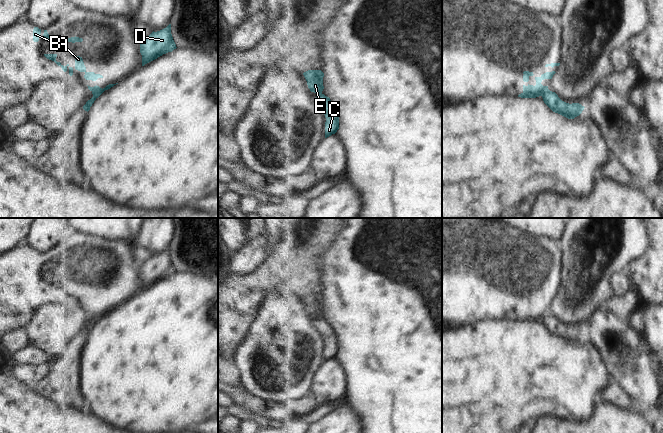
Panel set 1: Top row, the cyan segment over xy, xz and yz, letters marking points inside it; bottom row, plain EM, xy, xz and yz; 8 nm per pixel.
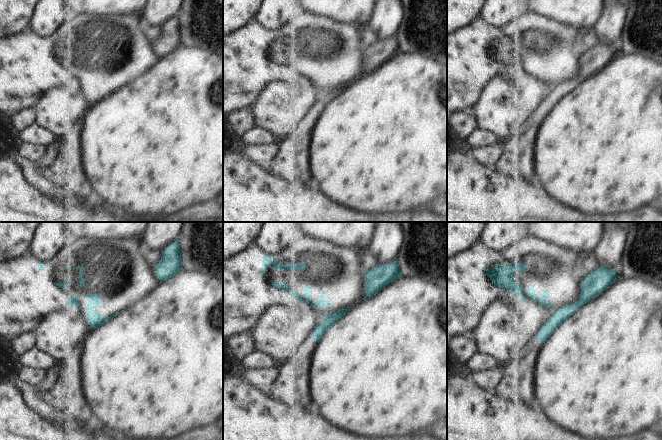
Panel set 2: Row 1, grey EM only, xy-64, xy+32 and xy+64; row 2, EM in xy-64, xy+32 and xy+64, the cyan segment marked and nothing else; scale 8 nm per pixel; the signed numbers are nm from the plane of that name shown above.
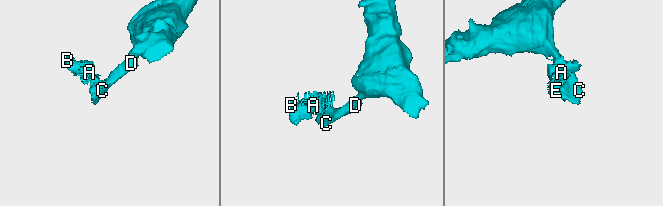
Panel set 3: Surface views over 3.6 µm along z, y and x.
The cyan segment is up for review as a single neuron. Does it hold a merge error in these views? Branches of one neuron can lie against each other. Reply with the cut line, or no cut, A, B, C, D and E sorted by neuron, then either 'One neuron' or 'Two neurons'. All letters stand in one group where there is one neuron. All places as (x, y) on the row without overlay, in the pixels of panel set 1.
Split along xy (103, 314), (93, 320). Groups: A B E / C D. Two neurons.

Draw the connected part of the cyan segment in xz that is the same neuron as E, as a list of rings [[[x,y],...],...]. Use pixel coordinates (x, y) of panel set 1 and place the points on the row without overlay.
[[[308,294],[304,296],[303,299],[307,305],[307,309],[310,315],[316,317],[317,319],[322,318],[324,313],[324,297],[321,294]]]

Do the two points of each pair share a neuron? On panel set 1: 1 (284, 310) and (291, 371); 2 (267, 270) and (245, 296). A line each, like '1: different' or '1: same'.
1: same
2: same

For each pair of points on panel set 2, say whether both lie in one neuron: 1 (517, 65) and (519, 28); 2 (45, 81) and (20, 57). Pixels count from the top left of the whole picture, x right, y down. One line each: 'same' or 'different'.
1: same
2: same

